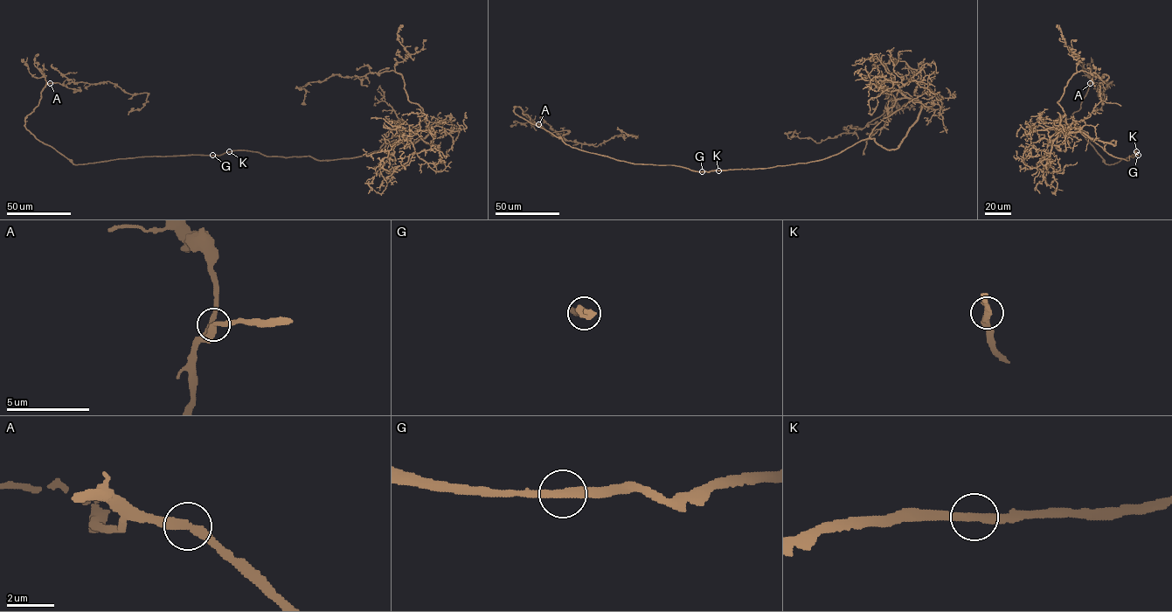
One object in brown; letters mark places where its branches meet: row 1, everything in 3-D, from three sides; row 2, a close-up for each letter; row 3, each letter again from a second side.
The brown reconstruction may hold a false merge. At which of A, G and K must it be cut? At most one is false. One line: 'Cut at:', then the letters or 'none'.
Cut at: none

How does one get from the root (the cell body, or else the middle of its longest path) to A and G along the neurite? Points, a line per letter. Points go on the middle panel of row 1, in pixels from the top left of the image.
A: (719, 170), (633, 163), (582, 150), (519, 116), (514, 107), (539, 124)
G: (719, 170), (702, 171)

